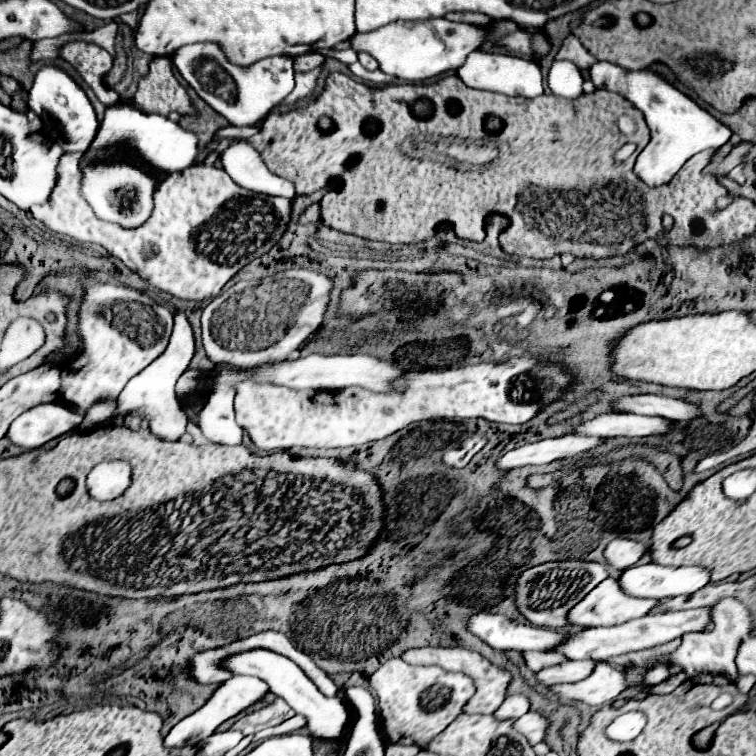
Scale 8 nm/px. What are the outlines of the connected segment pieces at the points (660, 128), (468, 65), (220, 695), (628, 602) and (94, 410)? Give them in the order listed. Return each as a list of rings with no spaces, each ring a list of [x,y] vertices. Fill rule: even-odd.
[[[597,61],[589,67],[589,77],[595,87],[605,87],[625,97],[645,115],[651,129],[651,143],[637,157],[633,171],[651,187],[669,183],[673,175],[683,167],[683,163],[695,153],[705,149],[719,149],[731,137],[729,127],[725,127],[711,113],[701,109],[691,97],[649,69],[629,71],[607,61]]]
[[[483,51],[469,53],[463,67],[457,69],[459,79],[467,87],[495,91],[503,95],[537,97],[543,93],[543,79],[537,63],[529,61],[529,69],[513,67],[513,63],[509,63],[509,67],[501,67],[501,63],[493,67],[493,59],[509,59],[509,55],[491,55]]]
[[[233,677],[233,679],[225,681],[225,683],[213,693],[213,697],[211,697],[199,711],[195,711],[193,715],[181,719],[181,721],[169,731],[169,735],[165,737],[165,745],[167,745],[167,747],[181,747],[185,745],[185,743],[201,743],[203,739],[211,737],[211,735],[217,731],[217,727],[219,727],[221,723],[225,723],[227,719],[233,719],[233,717],[237,717],[239,713],[243,713],[243,711],[249,709],[249,707],[253,707],[253,705],[255,705],[257,701],[261,701],[268,692],[269,686],[267,683],[261,679],[257,679],[257,677]],[[195,729],[207,729],[207,731],[201,731],[201,733],[197,733],[197,737],[195,737]],[[185,737],[191,737],[191,741],[185,741]]]
[[[609,577],[571,609],[569,621],[581,627],[611,627],[635,617],[643,617],[657,605],[657,599],[639,599],[627,595],[619,583]]]
[[[101,399],[97,401],[93,407],[89,407],[83,415],[83,425],[89,425],[89,423],[101,423],[109,417],[113,417],[117,411],[117,399]]]

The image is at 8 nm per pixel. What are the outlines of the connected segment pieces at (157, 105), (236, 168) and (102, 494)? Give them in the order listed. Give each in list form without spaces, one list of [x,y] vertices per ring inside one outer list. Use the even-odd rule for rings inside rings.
[[[155,57],[149,65],[149,75],[141,79],[135,97],[131,99],[141,111],[169,115],[177,111],[181,115],[193,113],[189,95],[173,77],[173,65],[169,57]]]
[[[237,141],[231,143],[223,153],[221,153],[221,165],[229,173],[229,177],[255,193],[265,193],[265,195],[279,195],[293,199],[295,197],[295,187],[291,181],[277,177],[271,173],[261,155],[255,151],[255,147],[247,141]]]
[[[124,460],[103,461],[97,464],[91,473],[87,475],[86,487],[89,493],[99,501],[111,501],[119,497],[125,490],[120,490],[124,483],[131,484],[132,470],[128,462]]]

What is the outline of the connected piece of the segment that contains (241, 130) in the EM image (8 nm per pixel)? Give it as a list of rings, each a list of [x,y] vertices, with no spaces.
[[[228,125],[226,127],[221,127],[215,131],[215,137],[218,138],[249,138],[259,131],[259,126],[253,127],[235,127]]]

